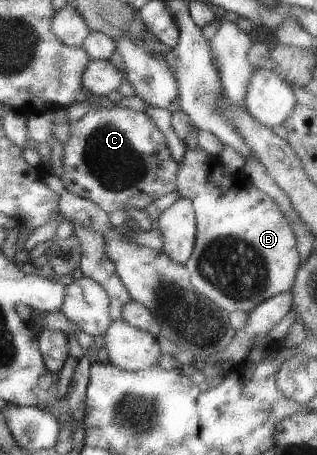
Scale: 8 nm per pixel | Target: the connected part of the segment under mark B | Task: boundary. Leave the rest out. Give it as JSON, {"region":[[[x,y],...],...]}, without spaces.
{"region":[[[188,147],[183,161],[179,164],[175,190],[181,197],[192,202],[197,228],[194,248],[185,265],[192,288],[211,301],[215,307],[227,314],[232,311],[249,313],[263,300],[291,290],[300,264],[296,237],[273,198],[252,183],[234,182],[224,172],[224,168],[212,160],[218,160],[218,158],[214,158],[212,154],[208,154],[200,147]]]}

